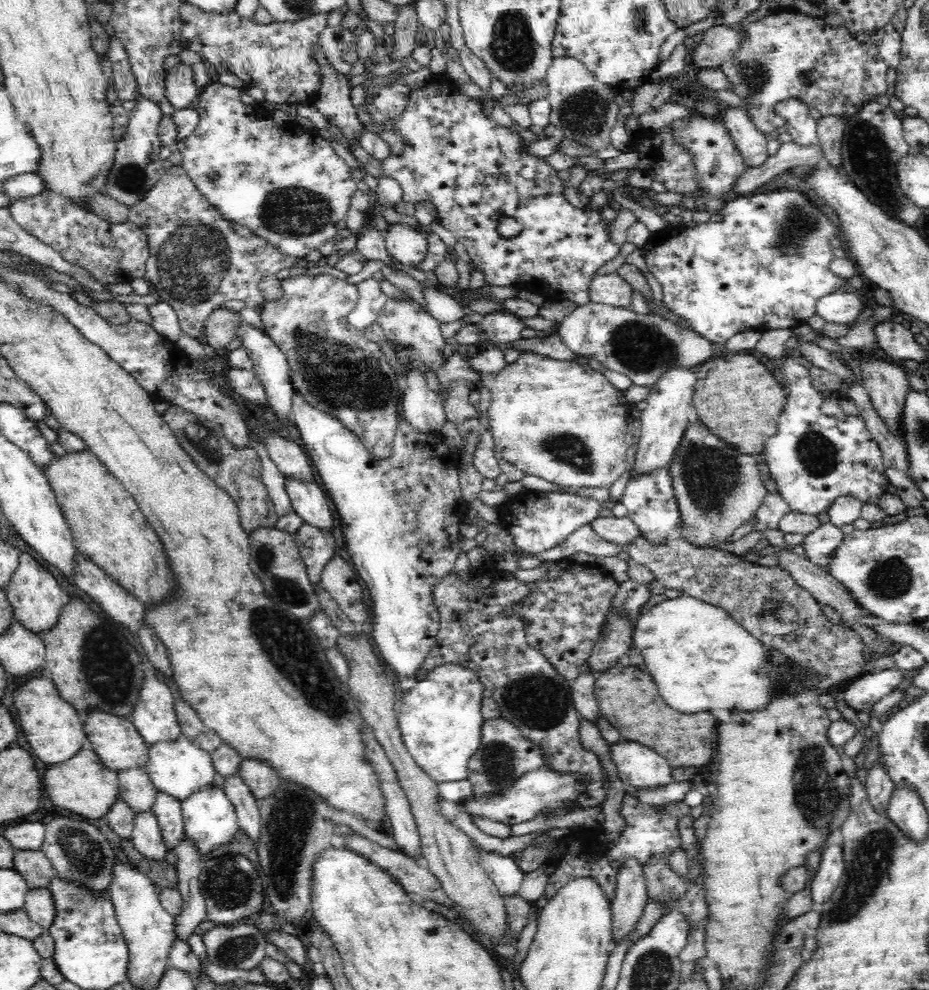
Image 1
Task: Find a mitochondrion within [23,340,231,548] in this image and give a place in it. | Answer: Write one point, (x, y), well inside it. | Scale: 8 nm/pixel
(206, 444)

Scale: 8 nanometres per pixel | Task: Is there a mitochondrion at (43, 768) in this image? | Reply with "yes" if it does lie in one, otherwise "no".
no

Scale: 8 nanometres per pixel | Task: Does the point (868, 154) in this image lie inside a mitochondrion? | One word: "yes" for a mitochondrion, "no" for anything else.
yes

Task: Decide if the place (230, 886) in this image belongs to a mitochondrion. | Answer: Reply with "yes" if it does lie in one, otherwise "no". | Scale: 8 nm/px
yes

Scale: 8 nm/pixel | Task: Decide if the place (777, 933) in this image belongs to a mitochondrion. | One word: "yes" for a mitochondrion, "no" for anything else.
no

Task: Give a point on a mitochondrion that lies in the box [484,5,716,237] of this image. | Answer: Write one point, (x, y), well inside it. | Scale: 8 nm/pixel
(512, 45)

